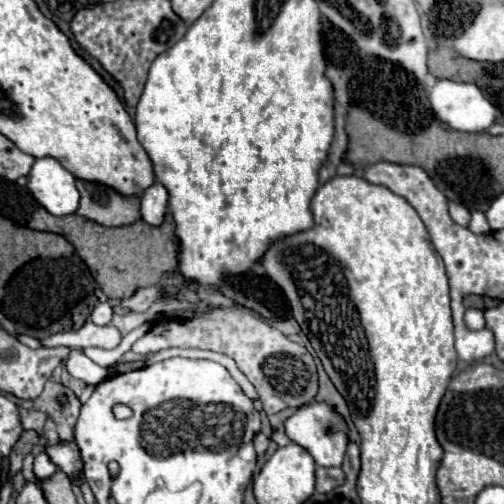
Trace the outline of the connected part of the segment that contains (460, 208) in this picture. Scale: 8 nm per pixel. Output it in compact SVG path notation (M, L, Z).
M450 203L450 217L462 227L468 227L470 223L470 211L460 203Z

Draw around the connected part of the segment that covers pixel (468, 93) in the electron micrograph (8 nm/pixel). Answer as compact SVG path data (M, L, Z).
M438 79L430 89L430 103L438 119L456 131L484 131L496 119L494 105L472 83Z

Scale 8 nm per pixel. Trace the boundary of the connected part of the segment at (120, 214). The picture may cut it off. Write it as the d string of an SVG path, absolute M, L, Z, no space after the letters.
M78 181L76 187L80 191L78 215L106 227L124 227L140 219L138 197L122 197L110 187L88 181Z

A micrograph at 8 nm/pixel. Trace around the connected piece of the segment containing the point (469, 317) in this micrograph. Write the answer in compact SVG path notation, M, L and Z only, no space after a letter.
M466 309L464 321L466 321L466 327L468 329L484 329L486 327L484 313L480 309Z

